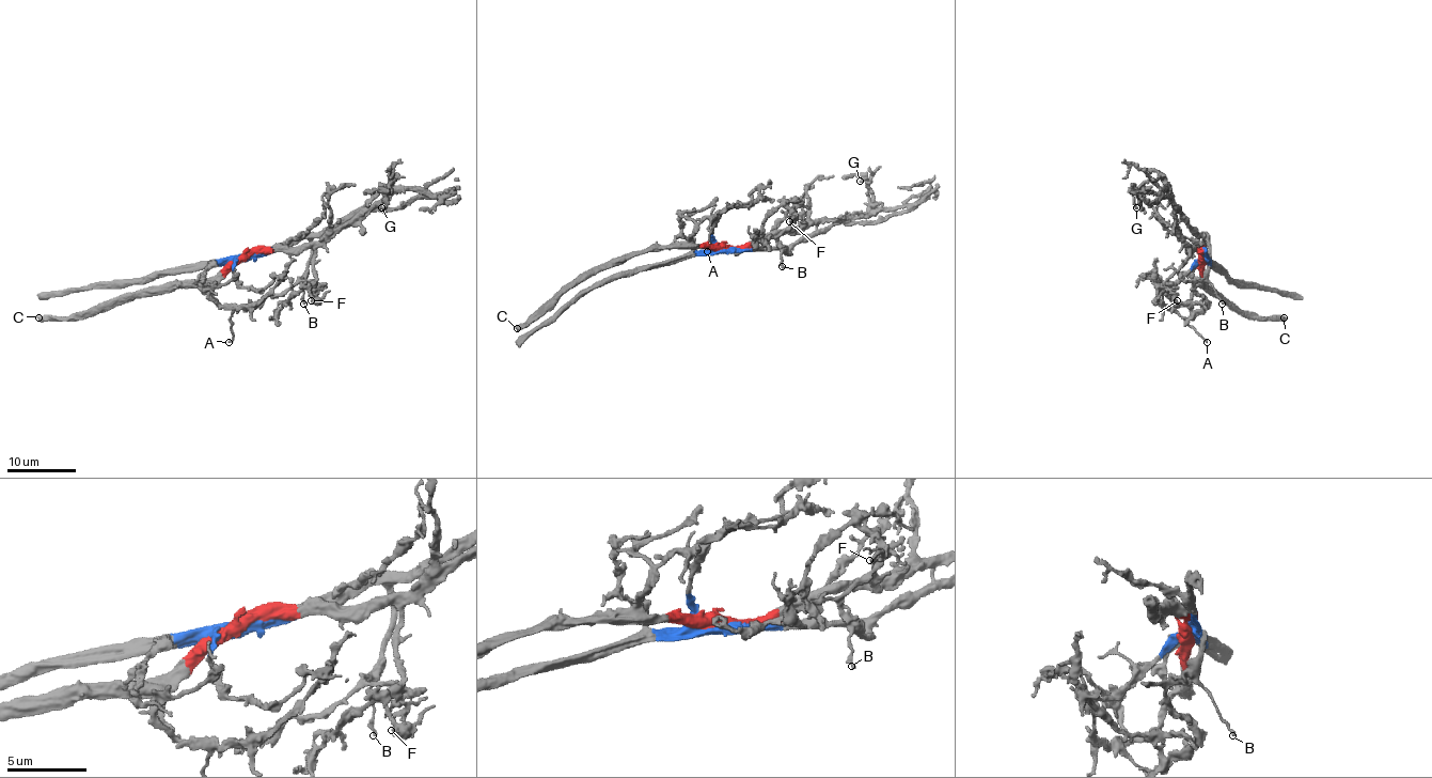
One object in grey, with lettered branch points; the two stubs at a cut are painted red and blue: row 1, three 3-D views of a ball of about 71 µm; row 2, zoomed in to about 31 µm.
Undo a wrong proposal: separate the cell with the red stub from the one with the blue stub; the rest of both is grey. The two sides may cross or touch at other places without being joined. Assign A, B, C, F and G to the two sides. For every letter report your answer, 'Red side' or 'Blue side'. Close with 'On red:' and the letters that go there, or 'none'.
A: Red side
B: Blue side
C: Red side
F: Red side
G: Blue side
On red: A, C, F

